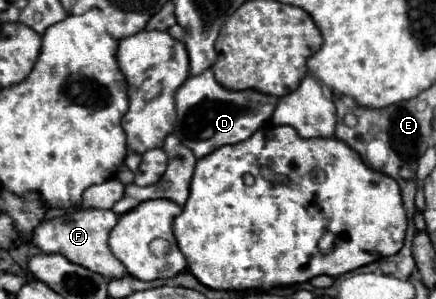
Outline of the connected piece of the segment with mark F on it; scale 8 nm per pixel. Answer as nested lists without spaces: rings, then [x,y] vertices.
[[[86,208],[68,212],[60,218],[44,220],[34,228],[34,234],[30,242],[42,252],[42,254],[62,254],[70,258],[70,262],[78,262],[80,266],[86,266],[88,270],[94,270],[102,274],[104,278],[122,278],[126,274],[124,264],[112,254],[108,248],[108,234],[116,226],[118,216],[112,210],[98,210],[98,208]]]

